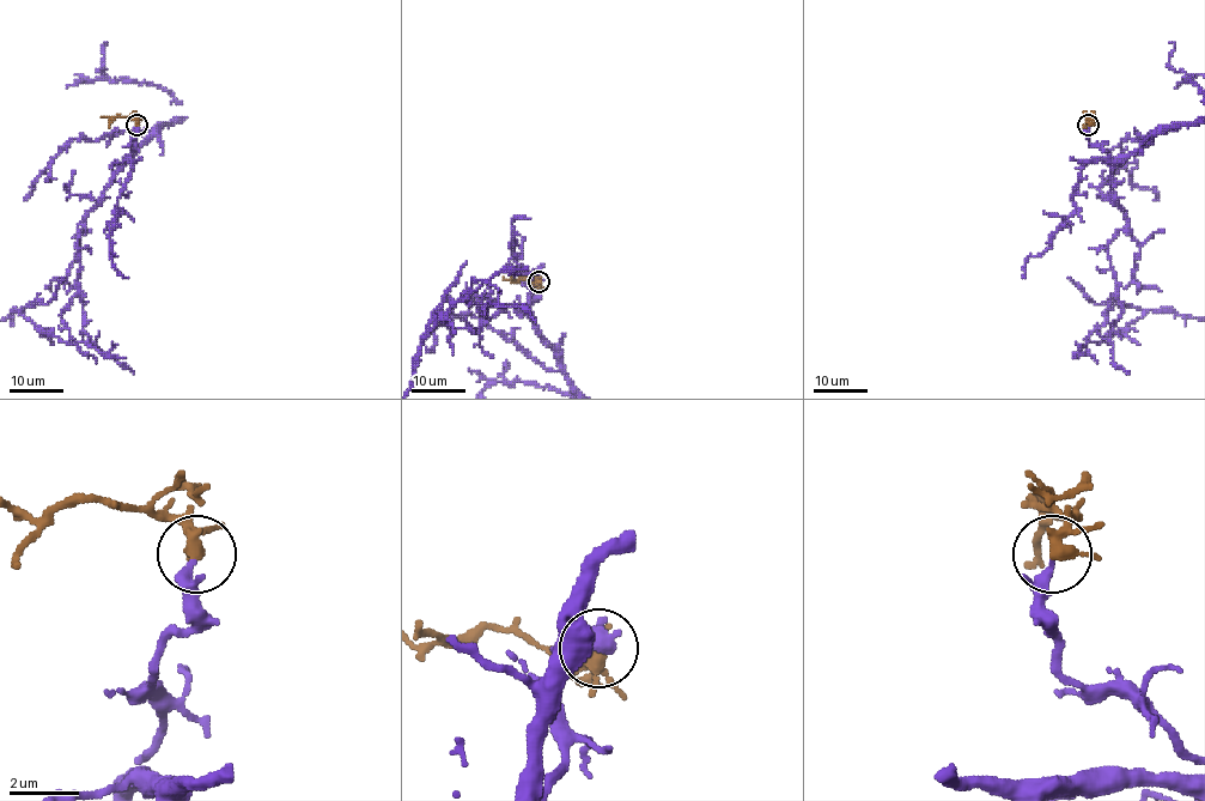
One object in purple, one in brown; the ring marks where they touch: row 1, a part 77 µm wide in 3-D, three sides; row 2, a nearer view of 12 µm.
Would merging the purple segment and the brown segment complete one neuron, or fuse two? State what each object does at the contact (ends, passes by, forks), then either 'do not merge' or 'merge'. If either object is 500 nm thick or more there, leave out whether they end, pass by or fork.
purple passes by | brown forks | merge

